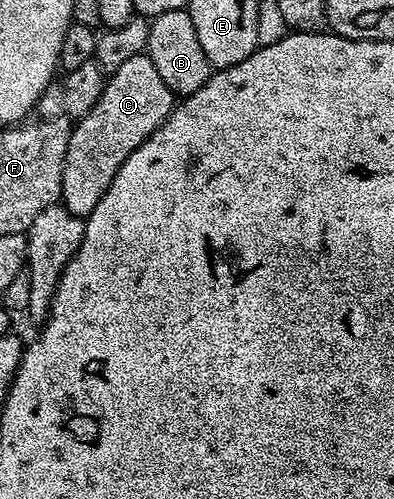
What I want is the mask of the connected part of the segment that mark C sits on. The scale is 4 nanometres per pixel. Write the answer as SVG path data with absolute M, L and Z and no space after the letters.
M146 53L129 57L129 61L121 65L121 69L110 72L106 76L97 105L93 105L93 109L89 109L89 113L85 113L85 117L78 120L71 128L61 181L61 202L69 209L69 213L80 217L91 214L97 201L101 201L105 189L113 185L113 177L117 177L117 169L121 169L121 165L125 165L127 158L167 120L176 102L176 96L171 94L169 85L161 81L157 68Z

